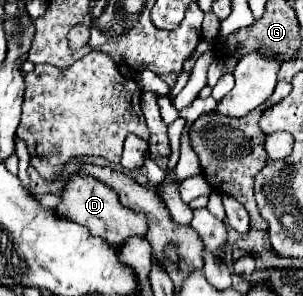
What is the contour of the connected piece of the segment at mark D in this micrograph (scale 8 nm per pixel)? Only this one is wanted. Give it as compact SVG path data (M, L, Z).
M73 174L69 178L69 182L65 184L65 188L61 192L61 202L55 208L55 212L57 212L57 216L65 216L67 220L87 226L93 236L101 236L103 240L107 240L111 244L123 244L131 236L145 236L145 230L147 230L147 222L145 222L143 214L123 208L119 204L117 194L109 186L105 186L99 180L85 176L85 174Z

